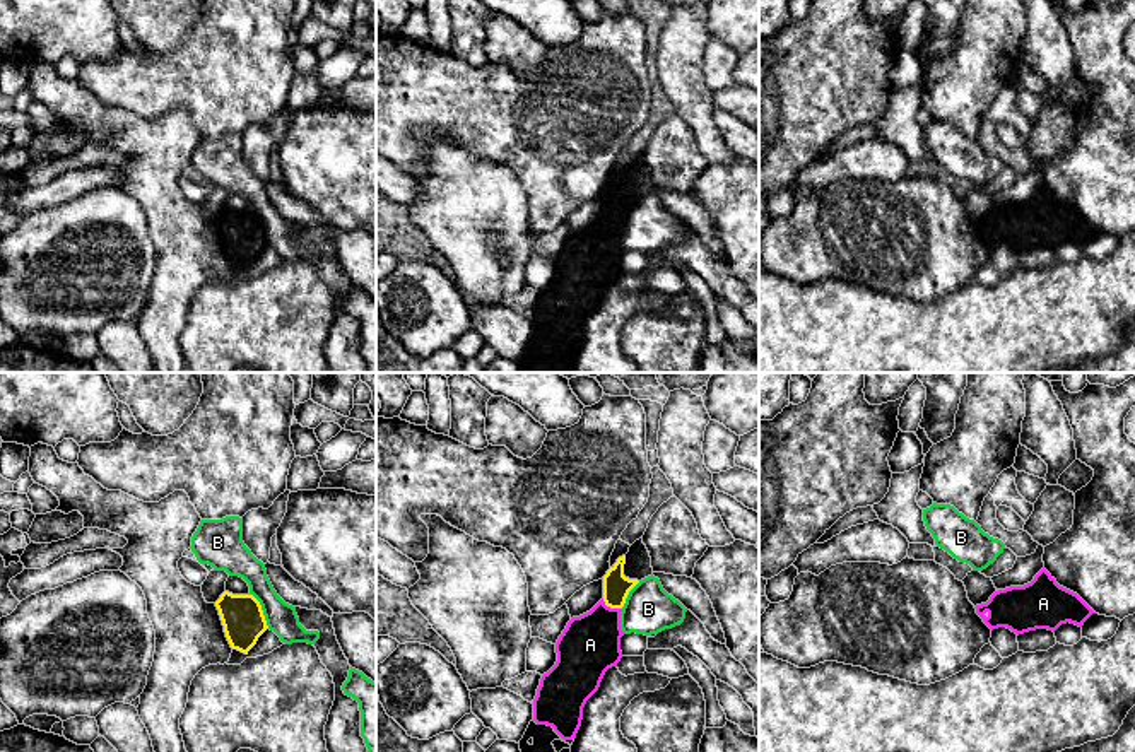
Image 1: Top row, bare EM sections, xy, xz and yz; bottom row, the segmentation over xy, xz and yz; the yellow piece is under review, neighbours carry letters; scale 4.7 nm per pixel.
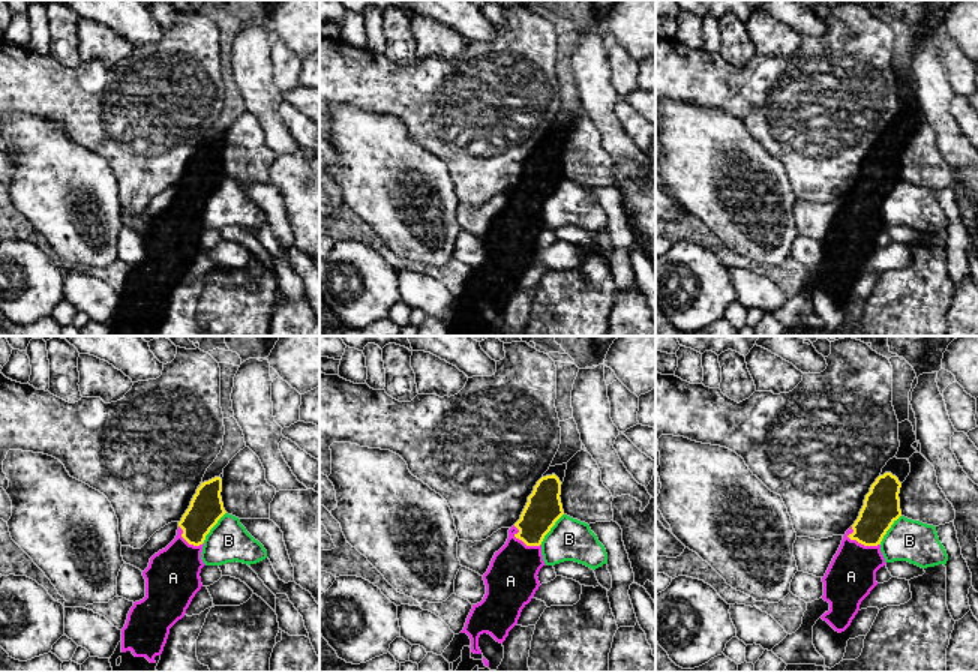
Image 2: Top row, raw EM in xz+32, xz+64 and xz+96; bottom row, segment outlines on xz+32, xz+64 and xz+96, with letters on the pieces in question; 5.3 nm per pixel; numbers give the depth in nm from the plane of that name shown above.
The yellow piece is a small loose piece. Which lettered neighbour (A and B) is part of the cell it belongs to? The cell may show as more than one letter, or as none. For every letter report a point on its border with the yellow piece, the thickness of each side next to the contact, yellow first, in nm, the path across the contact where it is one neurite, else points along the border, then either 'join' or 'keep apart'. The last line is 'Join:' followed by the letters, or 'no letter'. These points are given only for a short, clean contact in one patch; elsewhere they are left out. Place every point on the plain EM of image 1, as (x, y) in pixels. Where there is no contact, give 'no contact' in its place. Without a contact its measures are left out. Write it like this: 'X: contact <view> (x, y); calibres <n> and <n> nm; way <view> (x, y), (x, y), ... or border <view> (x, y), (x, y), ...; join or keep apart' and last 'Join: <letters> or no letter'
A: contact xz (611, 224); calibres 130 and 280 nm; way xz (616, 204), (611, 224), (590, 262); join
B: contact xy (262, 228); calibres 200 and 150 nm; border xy (250, 211), (258, 219), (269, 245); keep apart
Join: A

